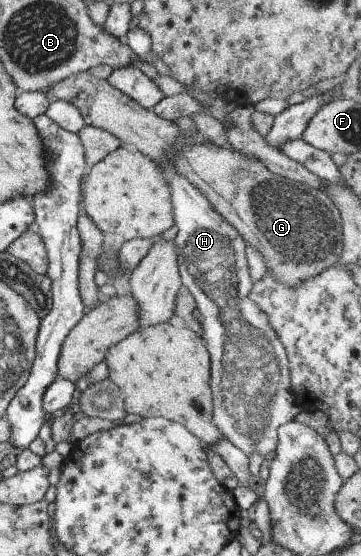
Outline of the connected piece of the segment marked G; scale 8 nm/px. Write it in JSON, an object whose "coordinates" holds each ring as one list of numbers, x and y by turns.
{"coordinates":[[88,71,67,76,59,82,55,82,51,88,47,88,47,95,51,100,64,100,72,104,79,111,84,126,94,126,113,134,119,140,119,144,132,144,137,152,148,156,158,164,169,162,173,166,175,174,189,180,191,186,197,188,209,200,213,210,227,224,235,228,244,244,259,252,259,256,265,263,266,272,273,277,273,280,295,288,295,286,303,284,307,278,315,278,325,268,339,264,339,254,343,248,341,219,334,204,319,190,308,188,305,183,301,184,277,176,269,172,261,161,235,152,226,146,218,147,207,140,201,144,179,146,177,136,181,130,176,124,163,120,151,110,139,106,120,90,113,88,105,79,91,76]]}

